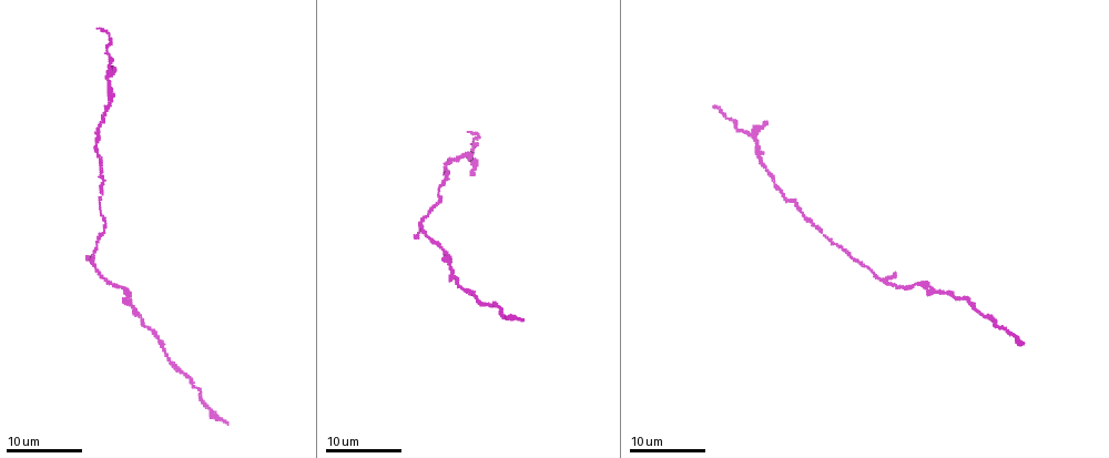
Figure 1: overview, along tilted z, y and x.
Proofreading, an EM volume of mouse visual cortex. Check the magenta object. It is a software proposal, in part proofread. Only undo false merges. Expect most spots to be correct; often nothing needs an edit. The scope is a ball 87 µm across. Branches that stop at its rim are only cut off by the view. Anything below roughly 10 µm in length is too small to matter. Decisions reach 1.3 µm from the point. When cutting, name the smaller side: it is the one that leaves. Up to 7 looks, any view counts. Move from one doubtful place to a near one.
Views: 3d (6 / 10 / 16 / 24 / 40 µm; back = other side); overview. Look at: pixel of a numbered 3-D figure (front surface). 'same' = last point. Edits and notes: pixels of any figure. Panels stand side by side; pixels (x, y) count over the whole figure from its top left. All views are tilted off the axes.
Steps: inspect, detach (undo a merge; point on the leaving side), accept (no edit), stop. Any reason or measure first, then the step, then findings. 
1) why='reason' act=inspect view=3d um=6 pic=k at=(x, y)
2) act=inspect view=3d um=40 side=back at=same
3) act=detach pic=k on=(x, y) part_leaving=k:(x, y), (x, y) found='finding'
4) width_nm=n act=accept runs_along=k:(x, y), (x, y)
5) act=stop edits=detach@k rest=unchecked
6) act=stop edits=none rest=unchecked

why='thick turns thin' act=inspect view=3d um=24 pic=1 at=(821, 229)

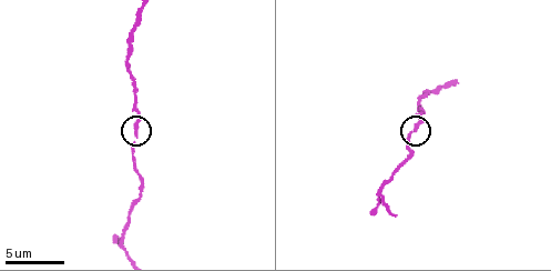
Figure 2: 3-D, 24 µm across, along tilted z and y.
act=inspect view=3d um=10 pic=2 at=(138, 130)

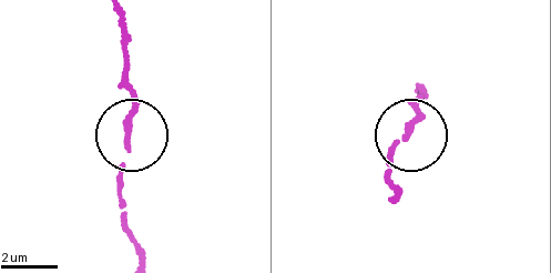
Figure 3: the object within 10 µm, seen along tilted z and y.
act=accept found='all the same neuron'

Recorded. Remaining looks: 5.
why='sudden change in width' act=inspect view=3d um=16 pic=1 at=(749, 135)

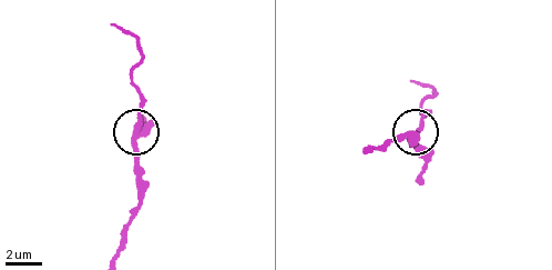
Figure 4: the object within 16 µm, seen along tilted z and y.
why='closer look' act=inspect view=3d um=10 pic=4 at=(135, 132)

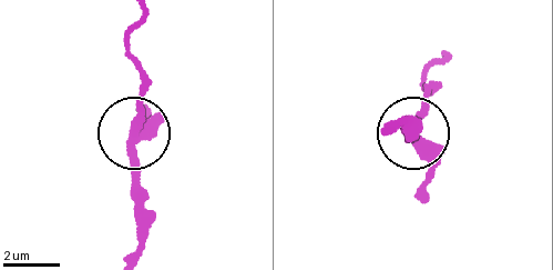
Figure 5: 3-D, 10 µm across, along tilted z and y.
arms=3 act=accept found='one neuron here'

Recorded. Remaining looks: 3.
why='a narrow waist' act=inspect view=3d um=10 pic=2 at=(135, 29)

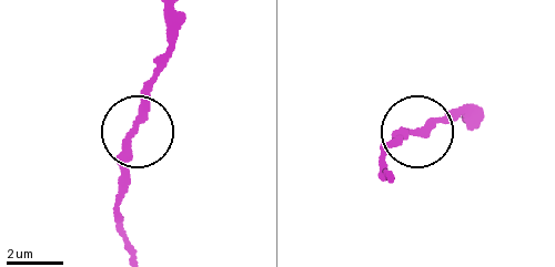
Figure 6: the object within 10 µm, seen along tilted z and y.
act=accept found='all the same neuron'

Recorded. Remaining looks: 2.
act=stop edits=none rest=unchecked

